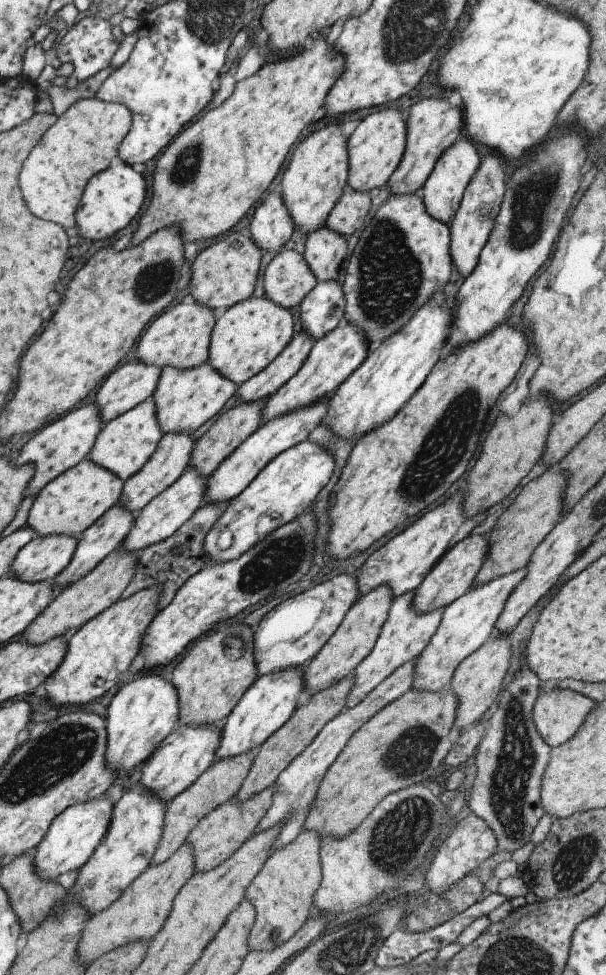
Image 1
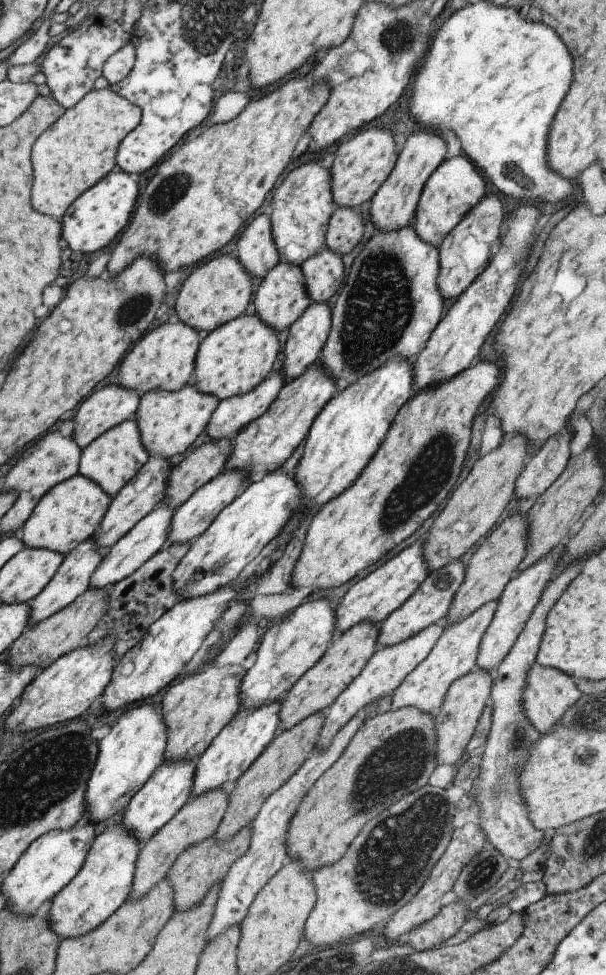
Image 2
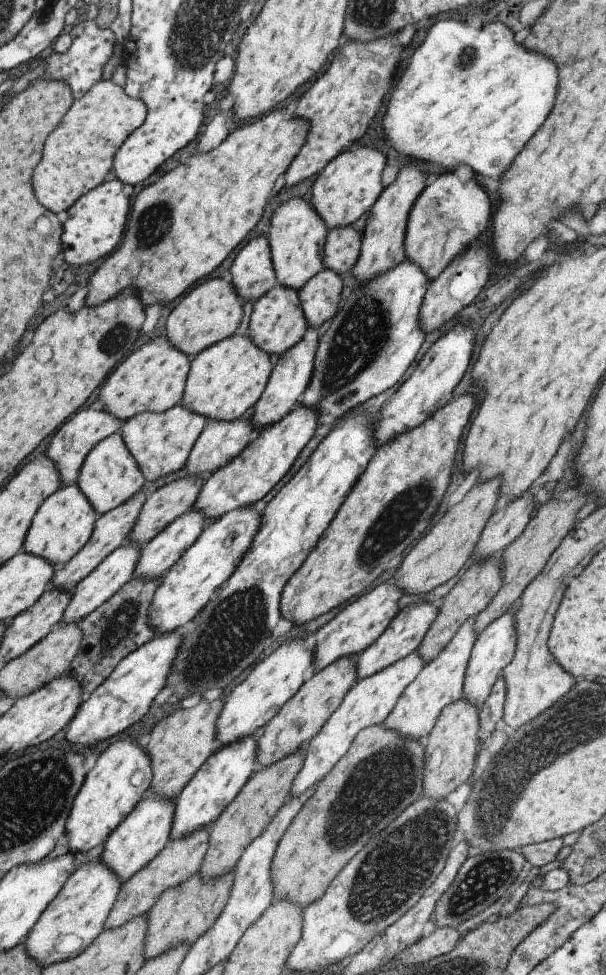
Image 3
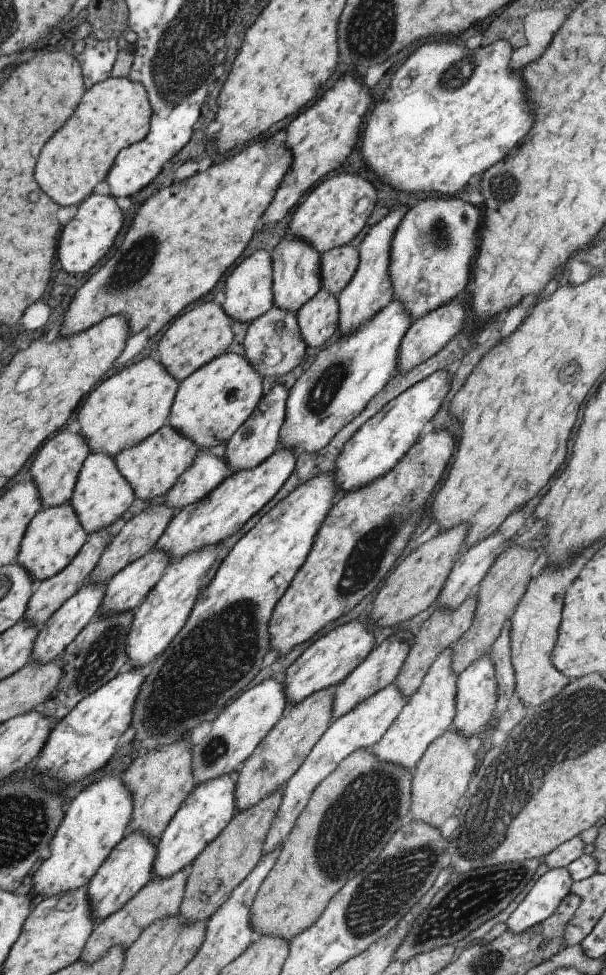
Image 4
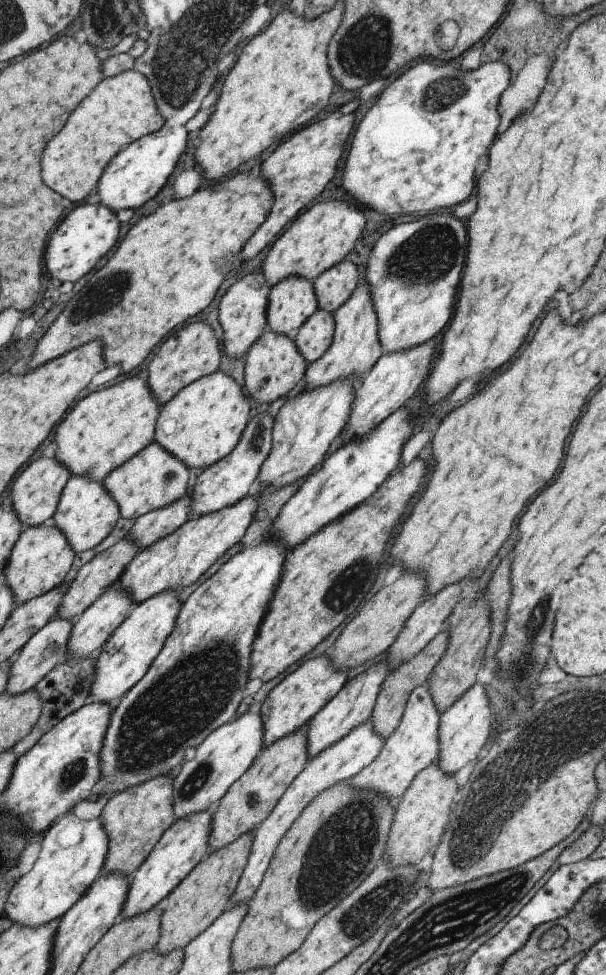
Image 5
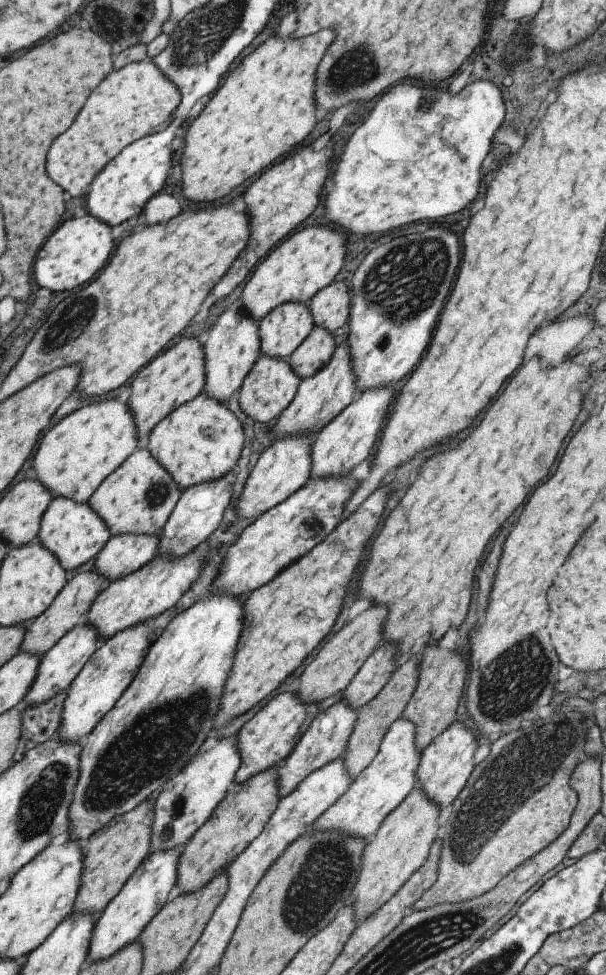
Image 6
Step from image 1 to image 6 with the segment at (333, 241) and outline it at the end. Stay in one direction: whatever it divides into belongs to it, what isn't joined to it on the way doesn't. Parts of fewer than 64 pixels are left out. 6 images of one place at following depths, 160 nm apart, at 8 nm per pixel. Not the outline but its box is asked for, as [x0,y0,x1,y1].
[287,327,337,378]

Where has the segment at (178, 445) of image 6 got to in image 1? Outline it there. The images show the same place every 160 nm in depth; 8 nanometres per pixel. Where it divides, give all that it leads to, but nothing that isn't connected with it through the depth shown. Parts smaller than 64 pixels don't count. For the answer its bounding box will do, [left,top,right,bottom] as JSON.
[206,296,293,386]

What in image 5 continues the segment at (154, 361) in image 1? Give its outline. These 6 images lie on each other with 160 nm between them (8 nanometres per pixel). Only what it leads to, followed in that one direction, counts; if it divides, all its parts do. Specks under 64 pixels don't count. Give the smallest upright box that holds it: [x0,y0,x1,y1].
[54,380,160,481]

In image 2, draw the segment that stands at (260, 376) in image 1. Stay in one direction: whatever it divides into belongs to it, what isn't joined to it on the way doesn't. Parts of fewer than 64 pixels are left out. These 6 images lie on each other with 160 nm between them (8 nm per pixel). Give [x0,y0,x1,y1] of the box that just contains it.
[204,370,285,441]

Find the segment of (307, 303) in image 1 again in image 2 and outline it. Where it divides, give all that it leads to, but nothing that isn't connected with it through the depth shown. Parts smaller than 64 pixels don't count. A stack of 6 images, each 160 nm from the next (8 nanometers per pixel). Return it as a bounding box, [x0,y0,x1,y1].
[280,303,331,383]

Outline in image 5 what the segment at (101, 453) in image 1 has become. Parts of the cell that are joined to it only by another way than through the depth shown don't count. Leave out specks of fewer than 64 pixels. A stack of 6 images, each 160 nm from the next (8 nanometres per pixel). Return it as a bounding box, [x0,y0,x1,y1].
[50,476,120,554]

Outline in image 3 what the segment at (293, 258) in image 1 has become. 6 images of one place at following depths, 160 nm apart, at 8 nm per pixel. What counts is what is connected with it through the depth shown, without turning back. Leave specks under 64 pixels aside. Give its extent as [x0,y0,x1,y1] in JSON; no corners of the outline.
[247,284,306,356]

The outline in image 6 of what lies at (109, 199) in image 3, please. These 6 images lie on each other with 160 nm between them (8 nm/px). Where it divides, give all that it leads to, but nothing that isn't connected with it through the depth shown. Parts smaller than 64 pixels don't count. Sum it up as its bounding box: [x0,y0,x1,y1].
[32,214,113,294]

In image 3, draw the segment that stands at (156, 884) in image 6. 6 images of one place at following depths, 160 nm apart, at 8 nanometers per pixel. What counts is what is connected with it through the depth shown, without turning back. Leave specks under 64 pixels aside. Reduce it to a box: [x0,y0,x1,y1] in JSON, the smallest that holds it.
[170,735,257,840]

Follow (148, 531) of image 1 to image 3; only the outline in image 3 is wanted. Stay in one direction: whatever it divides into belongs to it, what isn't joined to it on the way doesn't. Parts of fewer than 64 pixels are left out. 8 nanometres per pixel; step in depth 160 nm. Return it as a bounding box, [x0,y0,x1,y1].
[59,540,141,625]

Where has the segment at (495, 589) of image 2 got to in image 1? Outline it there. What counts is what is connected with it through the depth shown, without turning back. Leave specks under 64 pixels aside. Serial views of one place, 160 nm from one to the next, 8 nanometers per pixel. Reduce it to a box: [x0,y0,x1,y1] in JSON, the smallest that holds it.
[471,469,566,588]

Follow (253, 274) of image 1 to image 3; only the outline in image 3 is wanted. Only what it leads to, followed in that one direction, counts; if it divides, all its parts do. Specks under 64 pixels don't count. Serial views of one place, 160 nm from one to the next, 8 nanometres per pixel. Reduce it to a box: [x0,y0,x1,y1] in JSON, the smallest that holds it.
[165,279,242,359]

